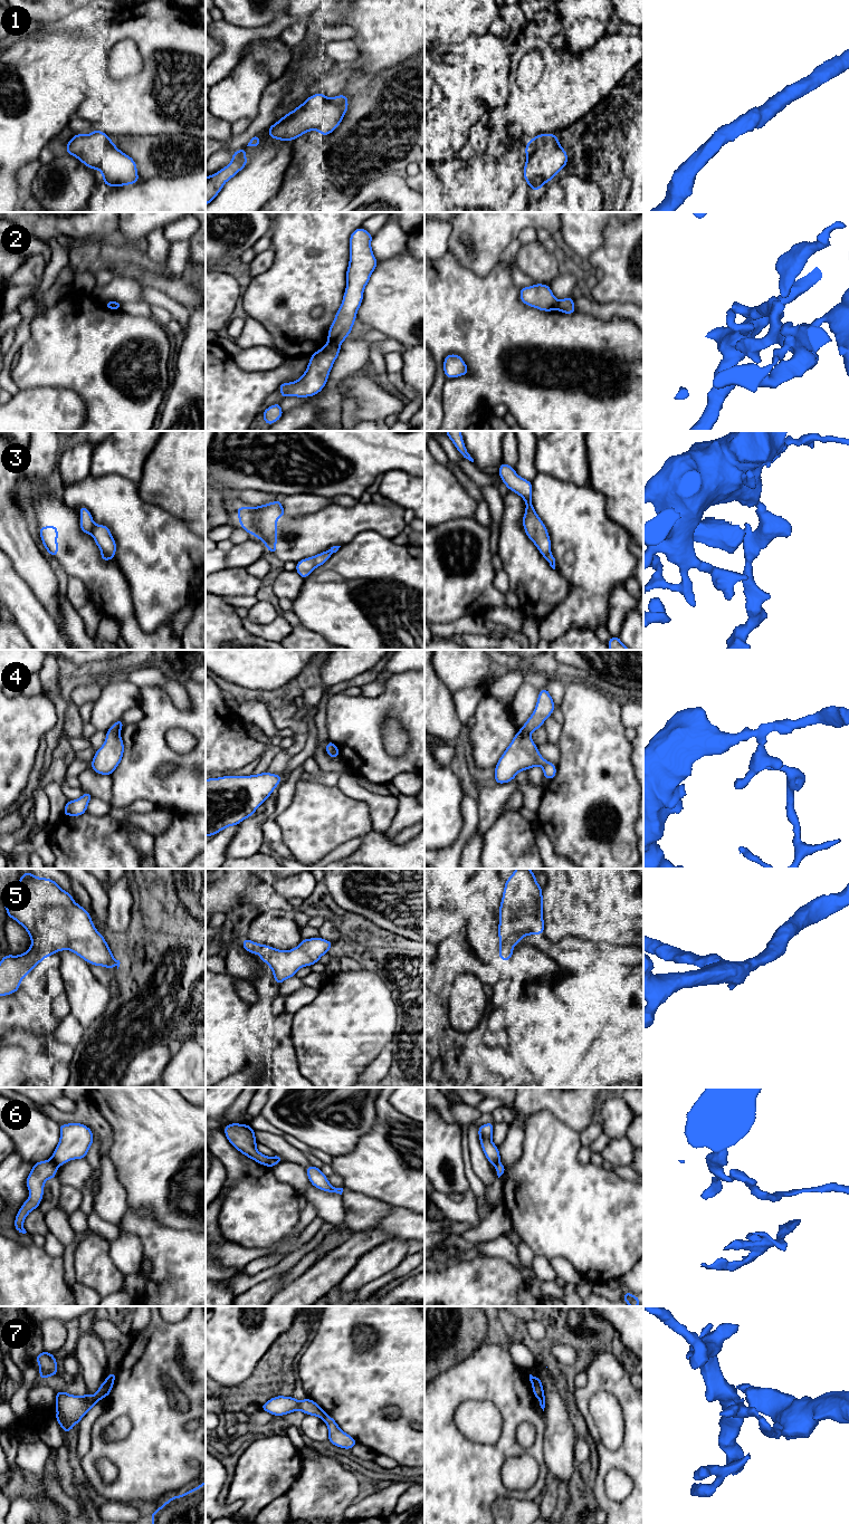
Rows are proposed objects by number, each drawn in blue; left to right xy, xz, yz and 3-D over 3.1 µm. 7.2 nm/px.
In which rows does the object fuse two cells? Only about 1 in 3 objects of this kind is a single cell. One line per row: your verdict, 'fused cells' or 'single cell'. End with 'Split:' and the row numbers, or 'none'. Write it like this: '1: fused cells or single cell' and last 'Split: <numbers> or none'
1: single cell
2: fused cells
3: fused cells
4: fused cells
5: single cell
6: fused cells
7: fused cells
Split: 2, 3, 4, 6, 7

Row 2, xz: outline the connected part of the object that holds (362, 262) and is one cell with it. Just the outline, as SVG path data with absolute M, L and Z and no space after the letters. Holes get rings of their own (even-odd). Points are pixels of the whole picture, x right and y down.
M362 227L355 229L350 236L346 288L327 334L328 344L341 346L353 328L357 309L363 300L364 288L379 263L371 248L372 238L373 234Z

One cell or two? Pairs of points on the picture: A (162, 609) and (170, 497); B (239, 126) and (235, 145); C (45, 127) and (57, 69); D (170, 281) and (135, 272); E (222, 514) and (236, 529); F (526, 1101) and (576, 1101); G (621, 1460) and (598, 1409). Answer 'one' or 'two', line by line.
A: two
B: two
C: one
D: one
E: two
F: one
G: two

